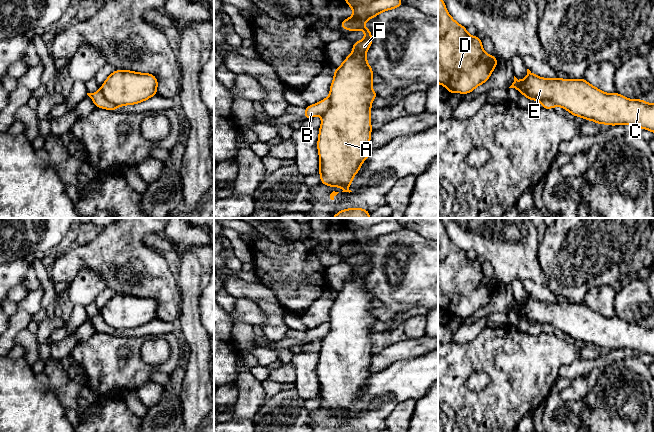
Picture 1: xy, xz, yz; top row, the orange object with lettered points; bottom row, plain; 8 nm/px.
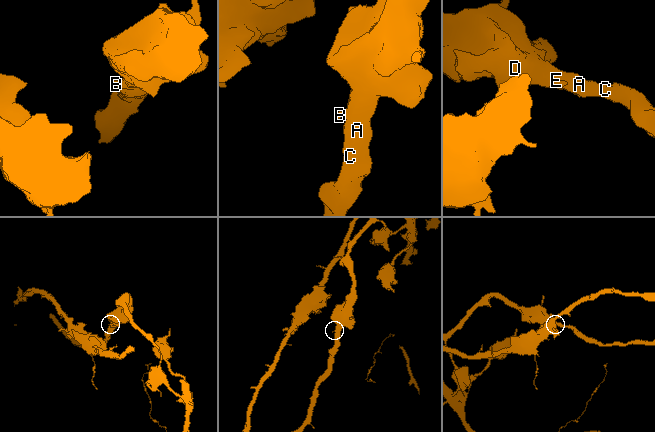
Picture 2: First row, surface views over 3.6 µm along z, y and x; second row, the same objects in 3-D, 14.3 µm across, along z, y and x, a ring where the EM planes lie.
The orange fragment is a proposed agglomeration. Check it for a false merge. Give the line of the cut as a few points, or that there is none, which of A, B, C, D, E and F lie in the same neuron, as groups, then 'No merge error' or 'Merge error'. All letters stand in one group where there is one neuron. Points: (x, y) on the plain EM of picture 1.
Split along xy (100, 314), (103, 320), (116, 330). Groups: A C D E F / B. Merge error

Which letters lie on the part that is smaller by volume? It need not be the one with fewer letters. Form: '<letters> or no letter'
B

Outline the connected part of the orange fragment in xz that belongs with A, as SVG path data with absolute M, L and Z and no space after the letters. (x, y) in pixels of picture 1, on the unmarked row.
M346 218L342 224L354 234L354 238L342 244L339 251L347 255L363 254L366 259L363 264L352 266L353 277L347 280L342 289L334 295L334 303L330 309L330 331L322 339L317 372L320 383L320 406L326 410L341 410L342 416L350 417L352 415L349 410L354 399L372 376L370 334L372 333L371 326L378 321L378 318L371 313L371 309L374 308L372 305L374 294L368 289L365 279L365 276L372 270L372 256L361 247L405 227L397 218Z

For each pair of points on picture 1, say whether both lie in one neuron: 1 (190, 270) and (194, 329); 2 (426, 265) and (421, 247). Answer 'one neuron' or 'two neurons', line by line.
1: one neuron
2: one neuron

